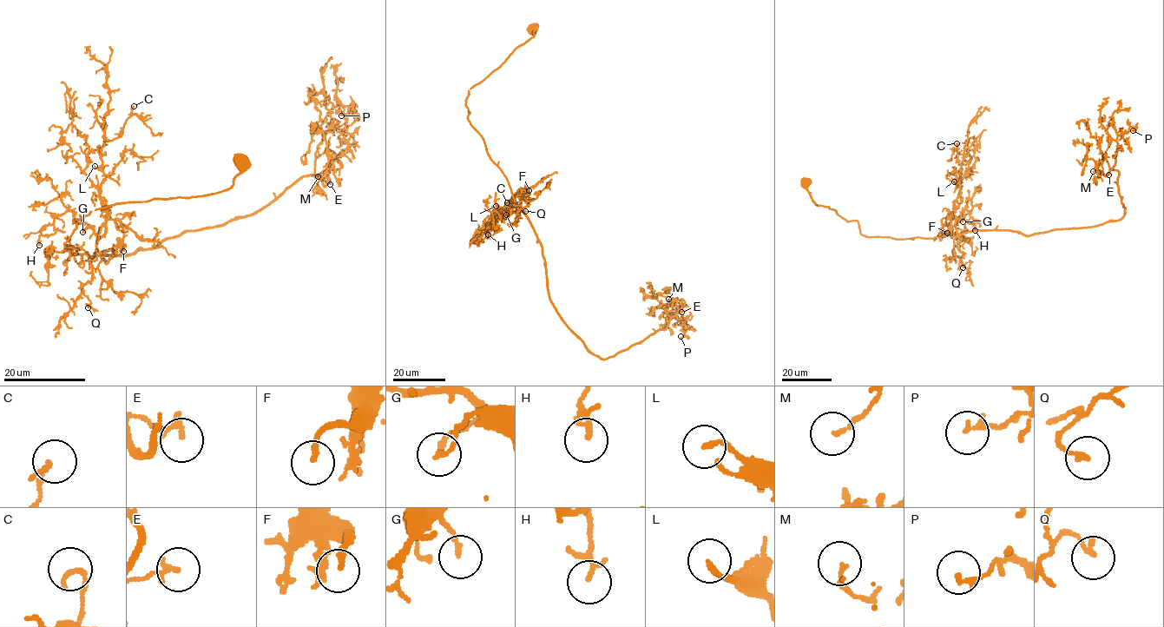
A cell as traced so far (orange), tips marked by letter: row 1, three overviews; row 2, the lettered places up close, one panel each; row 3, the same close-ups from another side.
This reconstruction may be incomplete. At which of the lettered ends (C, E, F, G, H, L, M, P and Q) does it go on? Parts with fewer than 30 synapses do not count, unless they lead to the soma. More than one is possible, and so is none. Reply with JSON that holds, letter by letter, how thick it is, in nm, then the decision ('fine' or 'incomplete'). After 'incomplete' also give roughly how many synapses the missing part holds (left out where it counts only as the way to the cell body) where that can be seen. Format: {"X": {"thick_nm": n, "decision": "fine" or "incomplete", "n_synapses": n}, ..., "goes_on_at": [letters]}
{"C": {"thick_nm": 190, "decision": "fine"}, "E": {"thick_nm": 180, "decision": "fine"}, "F": {"thick_nm": 190, "decision": "incomplete", "n_synapses": 40}, "G": {"thick_nm": 160, "decision": "fine"}, "H": {"thick_nm": 120, "decision": "fine"}, "L": {"thick_nm": 160, "decision": "fine"}, "M": {"thick_nm": 150, "decision": "fine"}, "P": {"thick_nm": 200, "decision": "fine"}, "Q": {"thick_nm": 190, "decision": "fine"}, "goes_on_at": ["F"]}

